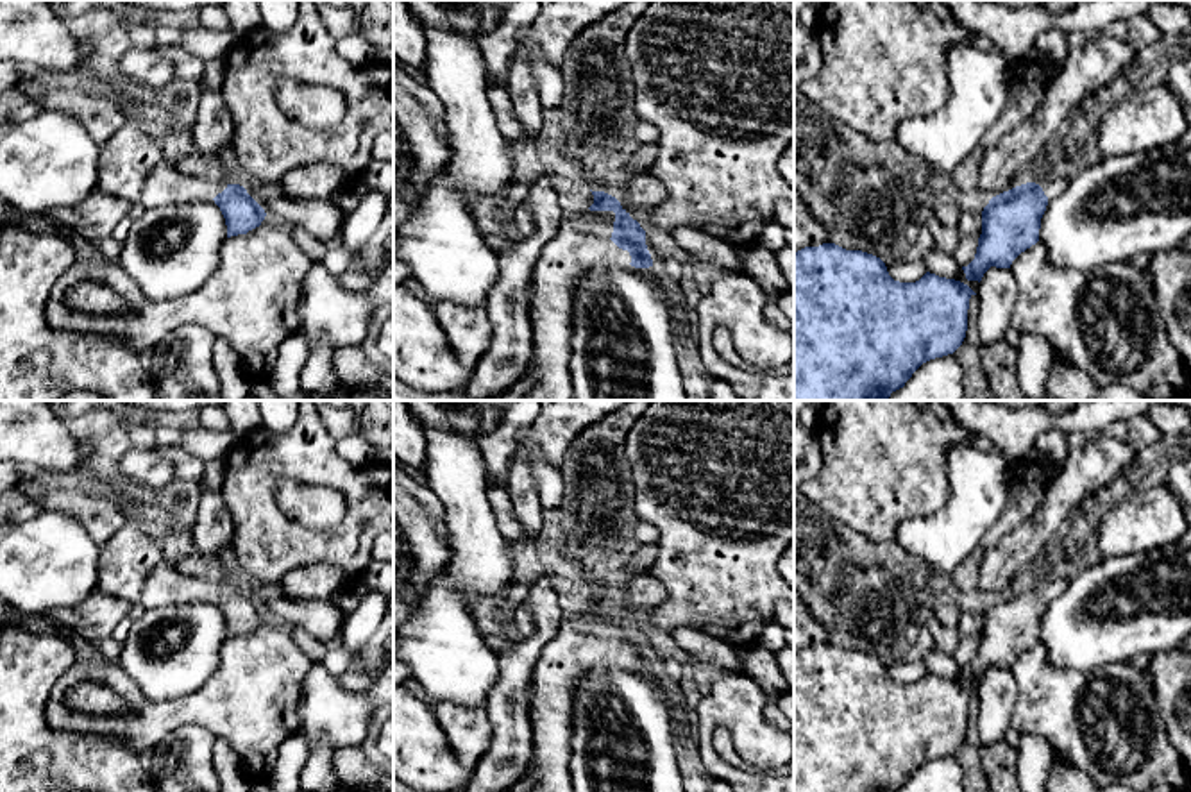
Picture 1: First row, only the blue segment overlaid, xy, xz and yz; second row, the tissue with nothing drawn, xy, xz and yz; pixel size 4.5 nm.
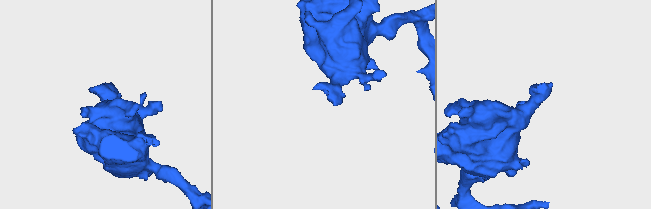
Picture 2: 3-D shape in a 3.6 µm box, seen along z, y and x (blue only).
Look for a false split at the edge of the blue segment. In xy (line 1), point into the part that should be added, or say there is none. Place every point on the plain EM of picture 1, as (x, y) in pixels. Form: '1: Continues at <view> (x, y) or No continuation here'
1: No continuation here

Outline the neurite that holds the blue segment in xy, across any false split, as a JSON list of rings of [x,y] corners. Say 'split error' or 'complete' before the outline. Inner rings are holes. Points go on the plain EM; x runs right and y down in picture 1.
complete; [[[227,585],[213,601],[225,619],[227,638],[247,635],[266,617],[265,610],[240,585]]]

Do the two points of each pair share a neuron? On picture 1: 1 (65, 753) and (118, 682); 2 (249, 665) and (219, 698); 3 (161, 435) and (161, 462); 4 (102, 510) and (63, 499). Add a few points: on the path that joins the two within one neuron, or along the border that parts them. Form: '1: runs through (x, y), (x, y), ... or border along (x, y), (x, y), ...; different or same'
1: border along (45, 708), (59, 730), (122, 742); different
2: runs through (244, 673), (226, 690); same
3: border along (154, 444), (165, 451), (177, 453); different
4: runs through (93, 510), (72, 501); same

